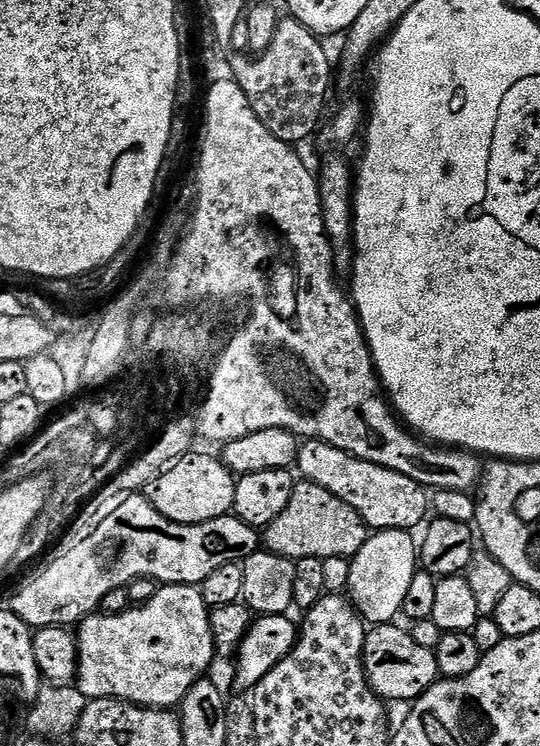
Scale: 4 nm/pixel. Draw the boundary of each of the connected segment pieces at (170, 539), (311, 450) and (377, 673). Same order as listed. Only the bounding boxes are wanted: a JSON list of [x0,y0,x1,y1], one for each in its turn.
[[8,494,261,630],[299,440,430,529],[364,623,440,702]]

